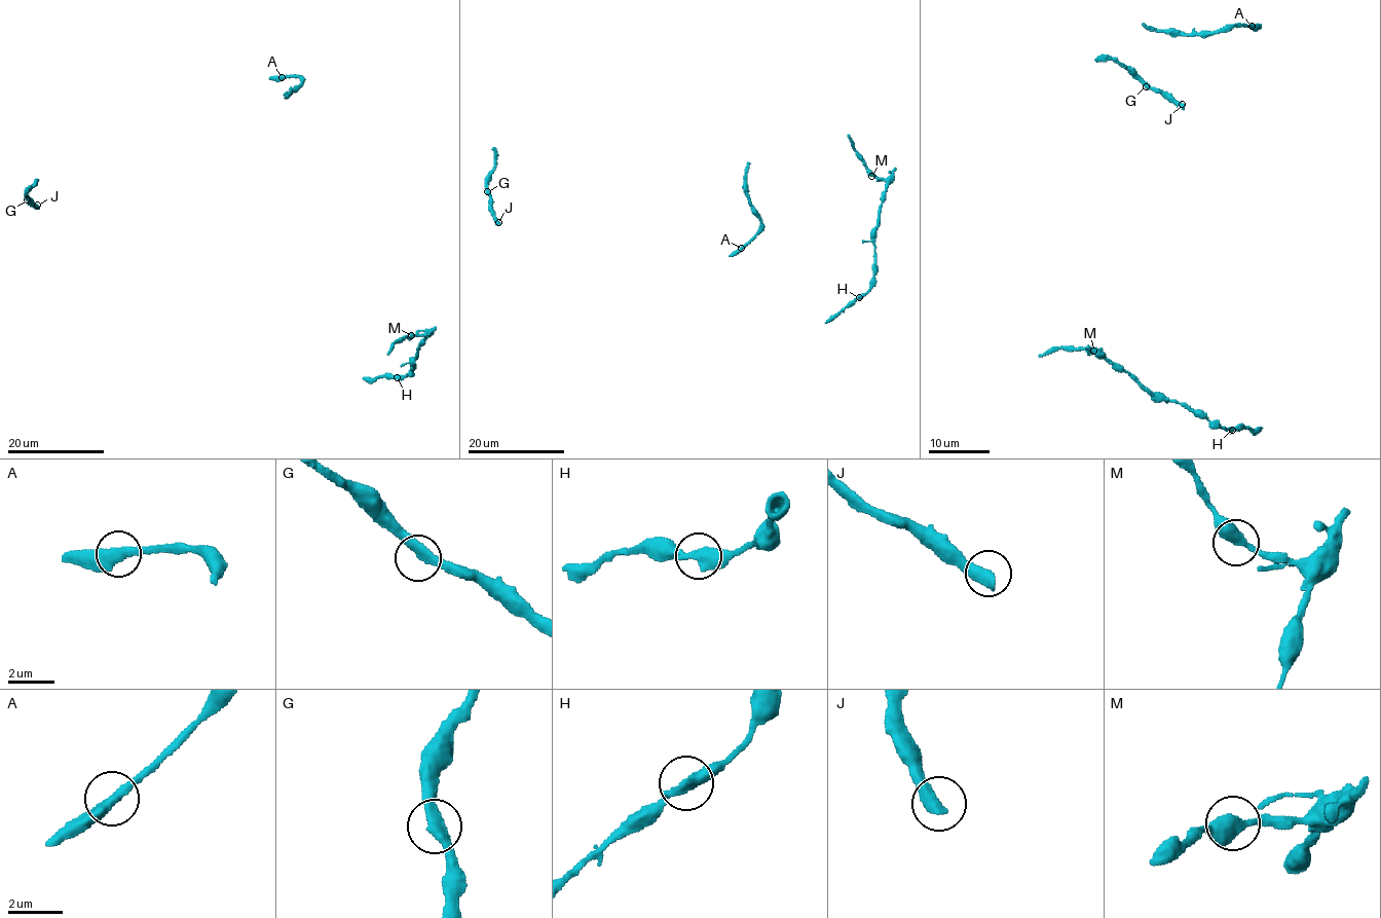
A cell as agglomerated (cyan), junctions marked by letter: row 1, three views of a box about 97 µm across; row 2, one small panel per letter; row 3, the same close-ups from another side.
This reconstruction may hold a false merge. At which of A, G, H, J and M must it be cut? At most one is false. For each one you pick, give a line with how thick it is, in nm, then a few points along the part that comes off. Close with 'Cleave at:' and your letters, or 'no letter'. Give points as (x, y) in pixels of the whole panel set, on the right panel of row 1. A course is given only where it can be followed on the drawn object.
Cleave at: no letter

